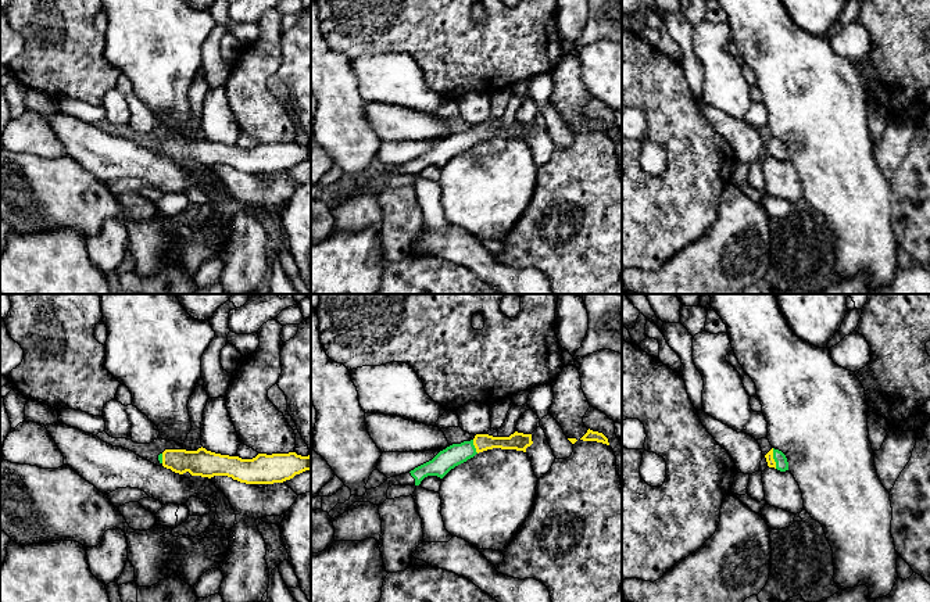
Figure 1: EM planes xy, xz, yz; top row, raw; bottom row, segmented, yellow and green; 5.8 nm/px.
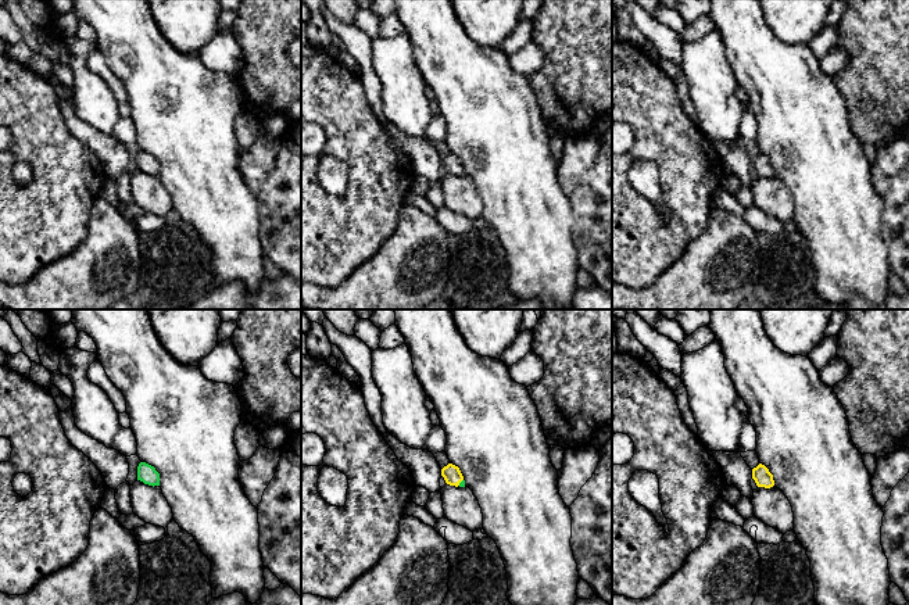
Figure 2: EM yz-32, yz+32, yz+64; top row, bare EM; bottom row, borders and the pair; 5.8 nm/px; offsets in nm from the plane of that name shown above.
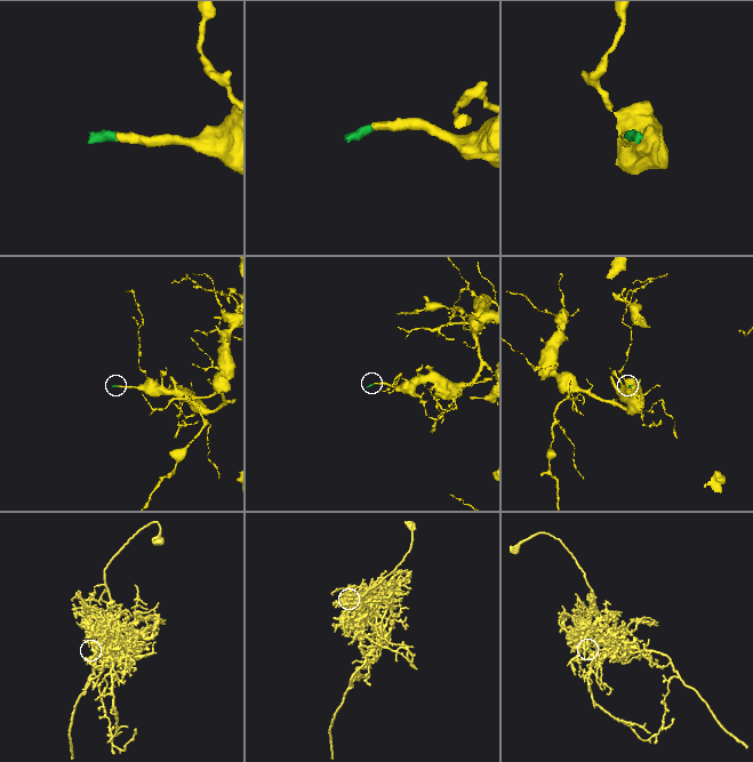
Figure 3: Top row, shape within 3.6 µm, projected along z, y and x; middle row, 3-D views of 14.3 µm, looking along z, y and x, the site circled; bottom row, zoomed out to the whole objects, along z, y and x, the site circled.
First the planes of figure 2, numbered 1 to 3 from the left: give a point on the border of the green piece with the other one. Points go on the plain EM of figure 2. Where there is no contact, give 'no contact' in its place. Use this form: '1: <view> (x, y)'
1: no contact
2: yz+32 (461, 169)
3: no contact

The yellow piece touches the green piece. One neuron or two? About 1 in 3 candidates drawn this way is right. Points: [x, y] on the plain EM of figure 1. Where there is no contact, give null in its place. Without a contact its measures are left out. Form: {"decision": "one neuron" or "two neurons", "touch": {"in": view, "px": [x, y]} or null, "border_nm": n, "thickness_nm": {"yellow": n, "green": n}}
{"decision": "one neuron", "touch": {"in": "yz", "px": [772, 147]}, "border_nm": 120, "thickness_nm": {"yellow": 50, "green": 70}}

